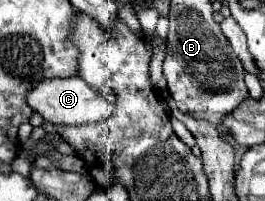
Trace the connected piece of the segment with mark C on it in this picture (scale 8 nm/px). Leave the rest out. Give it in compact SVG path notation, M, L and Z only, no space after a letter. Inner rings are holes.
M69 77L69 79L49 79L37 83L27 93L27 105L39 113L43 119L59 125L83 125L83 123L99 123L109 117L109 113L115 109L113 101L107 101L99 93L95 93L81 77Z

